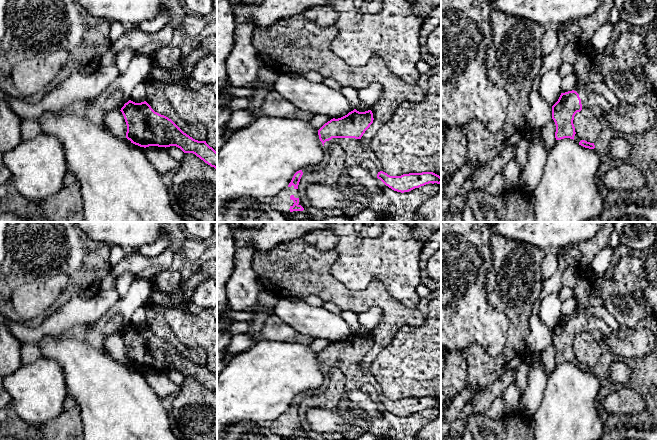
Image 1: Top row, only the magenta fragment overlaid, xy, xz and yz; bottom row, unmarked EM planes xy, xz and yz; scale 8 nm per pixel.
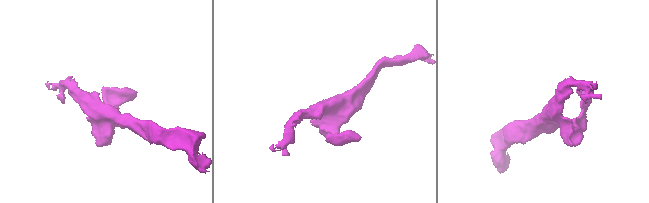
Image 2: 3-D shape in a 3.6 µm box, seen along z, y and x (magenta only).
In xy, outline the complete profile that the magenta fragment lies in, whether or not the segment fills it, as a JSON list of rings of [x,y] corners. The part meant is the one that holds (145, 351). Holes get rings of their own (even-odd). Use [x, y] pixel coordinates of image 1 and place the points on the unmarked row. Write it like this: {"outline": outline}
{"outline": [[[129,324],[120,335],[127,349],[126,362],[131,367],[144,372],[176,370],[217,393],[217,376],[206,365],[193,363],[171,343],[155,336],[146,325],[135,327]]]}

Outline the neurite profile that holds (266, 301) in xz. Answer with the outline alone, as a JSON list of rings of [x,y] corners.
[[[262,291],[258,296],[258,307],[261,310],[272,313],[279,299],[267,291]]]

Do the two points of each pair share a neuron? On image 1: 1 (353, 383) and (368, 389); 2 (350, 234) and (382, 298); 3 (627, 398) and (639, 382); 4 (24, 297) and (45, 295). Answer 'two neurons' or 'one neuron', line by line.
1: two neurons
2: two neurons
3: two neurons
4: one neuron

